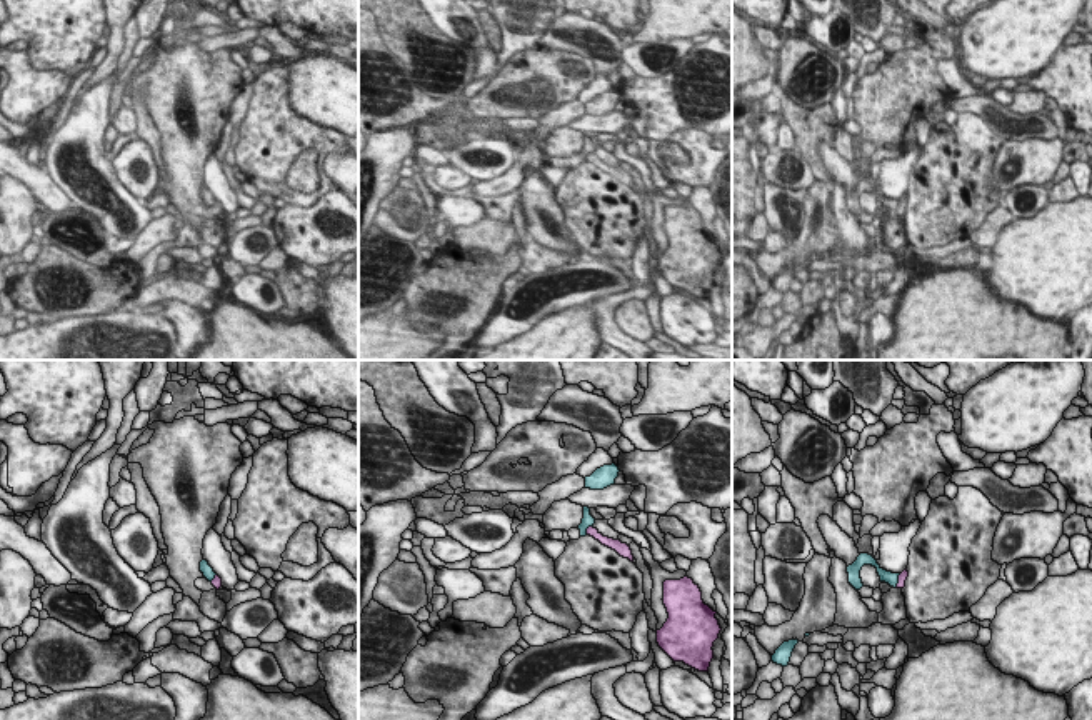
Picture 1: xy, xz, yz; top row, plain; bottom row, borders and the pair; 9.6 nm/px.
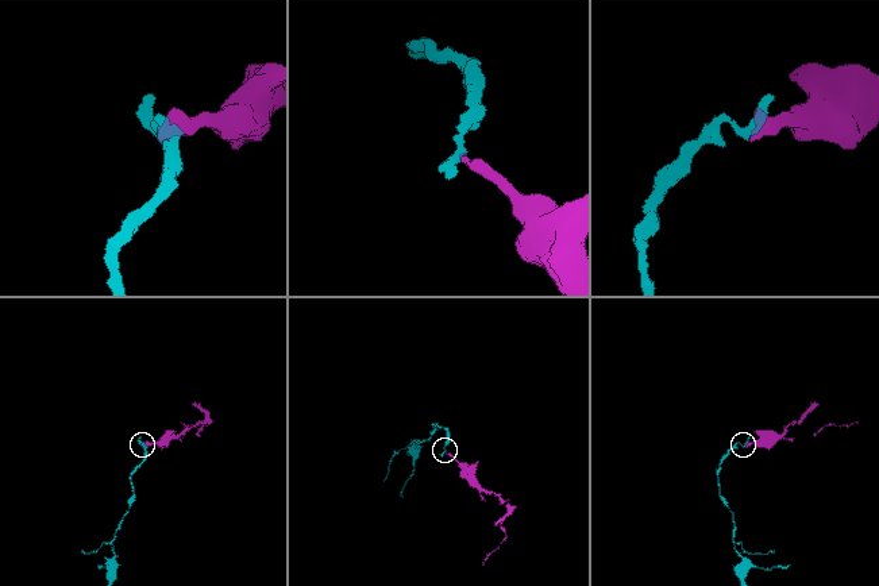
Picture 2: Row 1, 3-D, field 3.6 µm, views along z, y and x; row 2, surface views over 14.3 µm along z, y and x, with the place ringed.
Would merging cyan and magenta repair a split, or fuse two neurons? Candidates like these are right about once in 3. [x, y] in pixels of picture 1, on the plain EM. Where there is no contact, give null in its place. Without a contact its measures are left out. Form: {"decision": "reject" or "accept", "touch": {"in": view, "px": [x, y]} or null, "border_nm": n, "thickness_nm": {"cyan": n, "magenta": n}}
{"decision": "reject", "touch": {"in": "xz", "px": [587, 154]}, "border_nm": 120, "thickness_nm": {"cyan": 120, "magenta": 90}}

